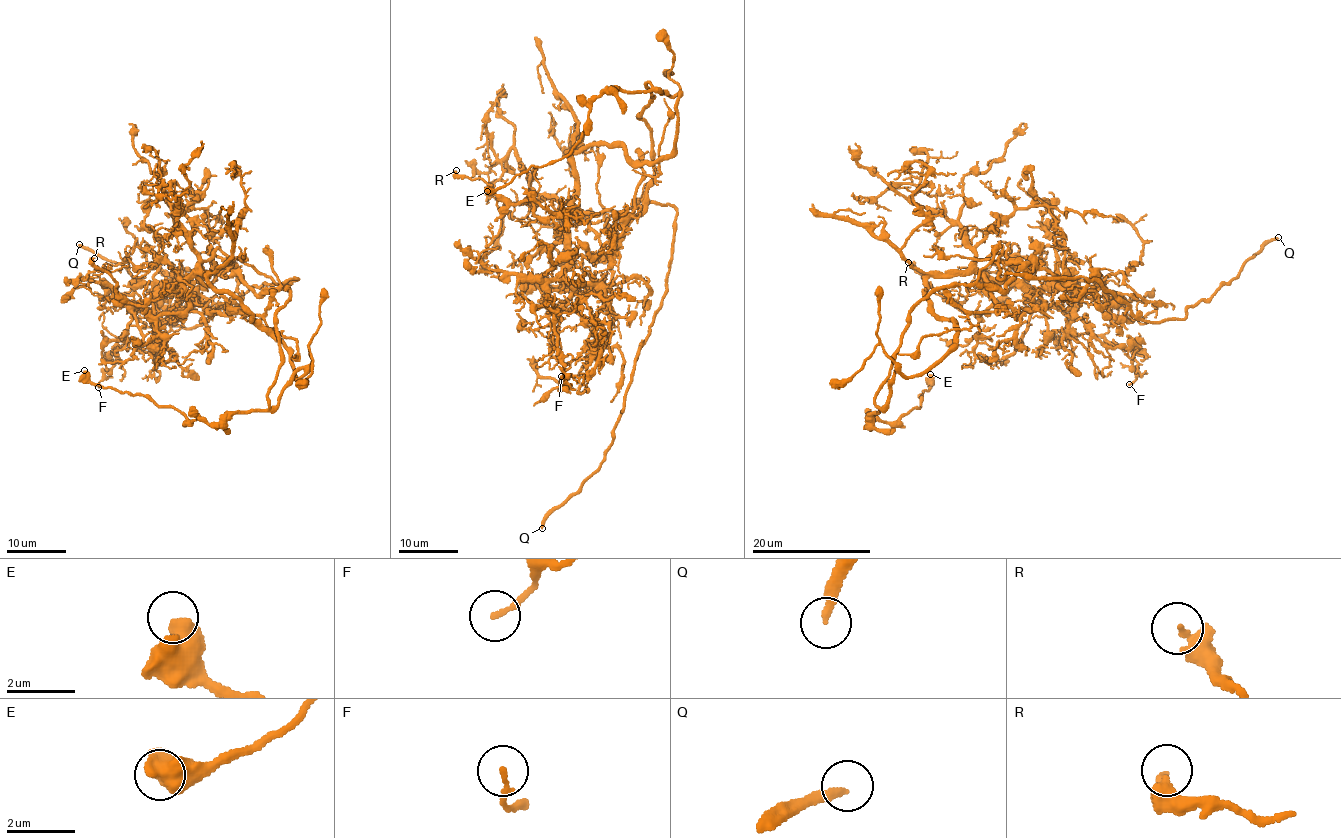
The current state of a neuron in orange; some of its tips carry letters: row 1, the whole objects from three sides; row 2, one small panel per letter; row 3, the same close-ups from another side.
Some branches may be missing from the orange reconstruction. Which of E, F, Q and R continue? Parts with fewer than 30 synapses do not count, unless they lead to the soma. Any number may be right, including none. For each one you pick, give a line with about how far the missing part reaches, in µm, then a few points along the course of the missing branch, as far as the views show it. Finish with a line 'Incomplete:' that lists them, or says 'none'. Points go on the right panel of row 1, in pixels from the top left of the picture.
Q: 10 µm | (1278, 237), (1299, 235), (1317, 222), (1336, 221)
Incomplete: Q

